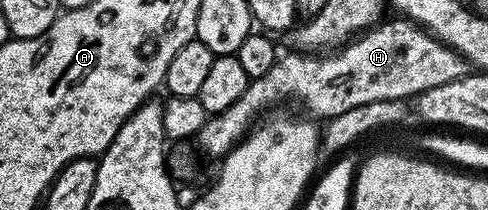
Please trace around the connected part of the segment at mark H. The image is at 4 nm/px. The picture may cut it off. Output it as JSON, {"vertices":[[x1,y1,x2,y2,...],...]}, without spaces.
{"vertices":[[381,20,335,51,323,55,313,55,308,51,288,51,285,57,284,54,277,56,274,67,270,67,266,75,249,80,238,103,230,103,226,111,205,120,204,126,194,138,199,152,203,156,205,153,208,157,223,159,253,128,257,120,256,113,287,97,297,101,305,109,305,114,316,119,331,119,366,103,415,99,421,93,430,91,430,87,442,87,442,83,454,83,468,76,470,62,457,49,451,49,415,21,388,20]]}

